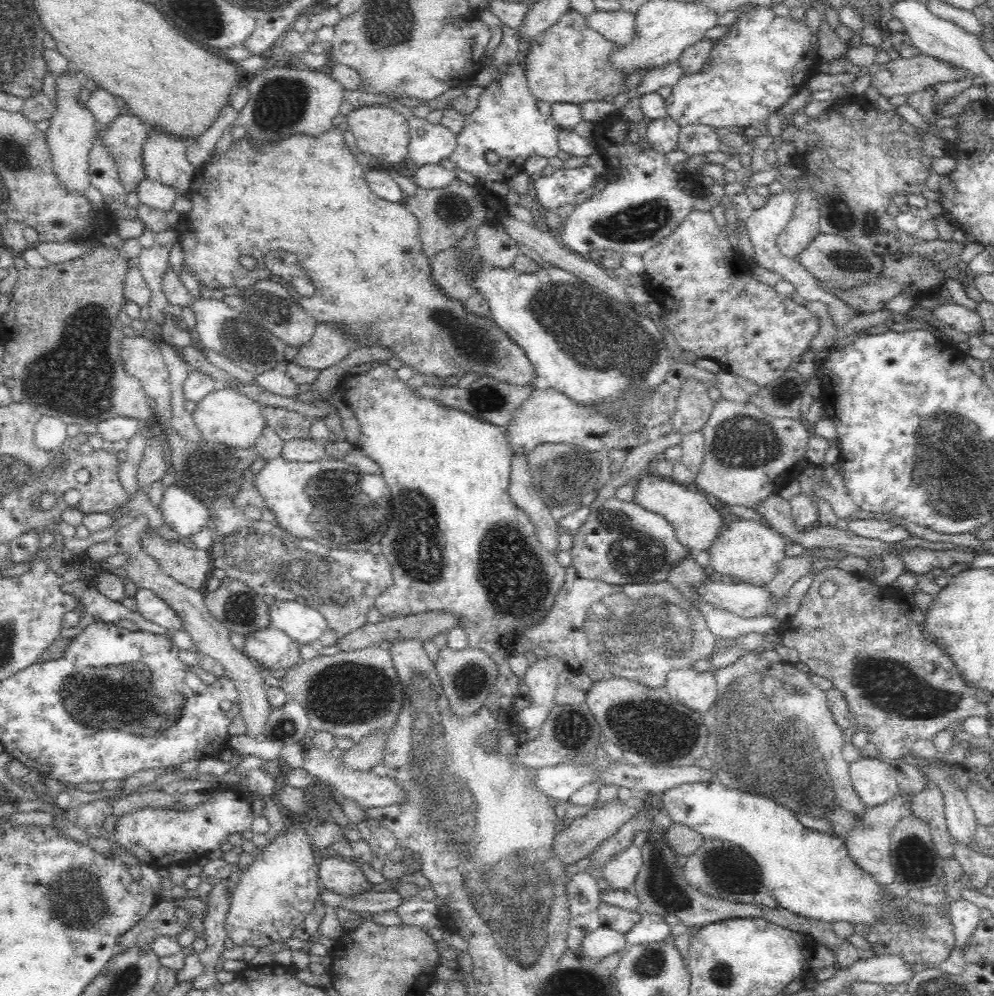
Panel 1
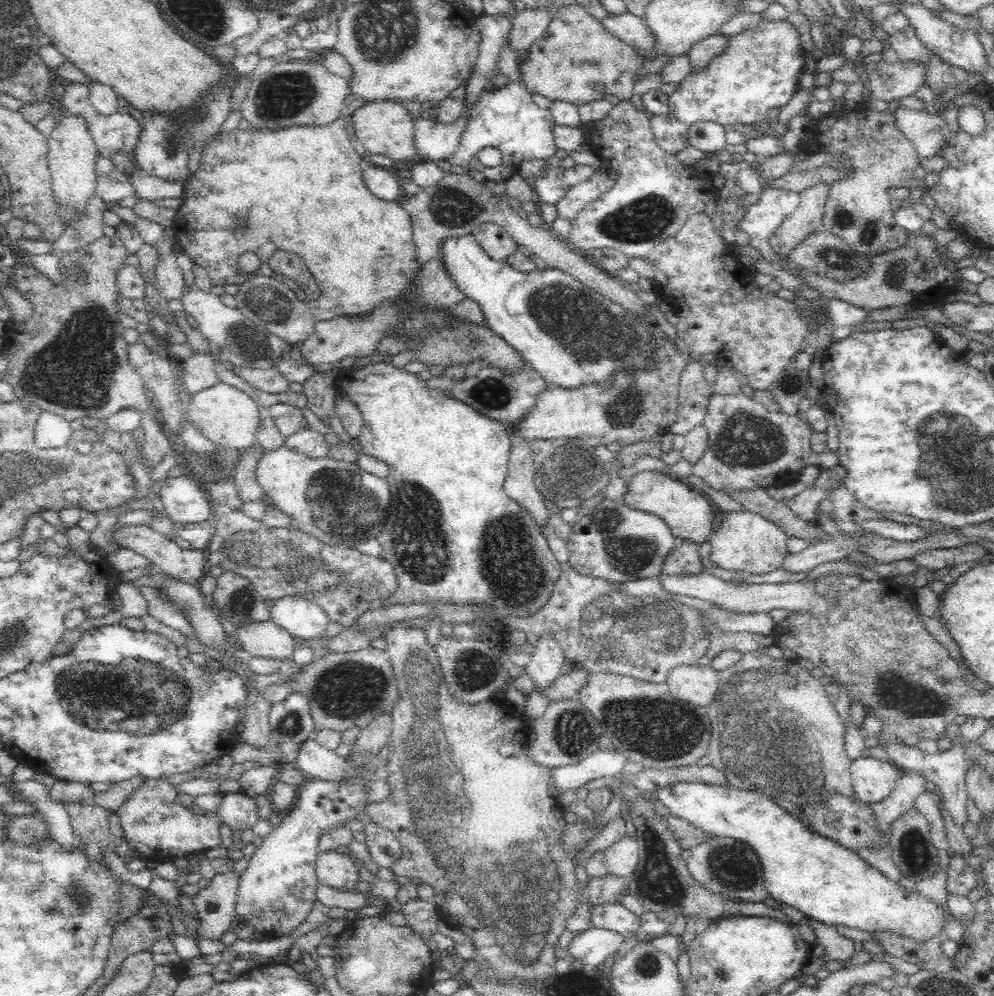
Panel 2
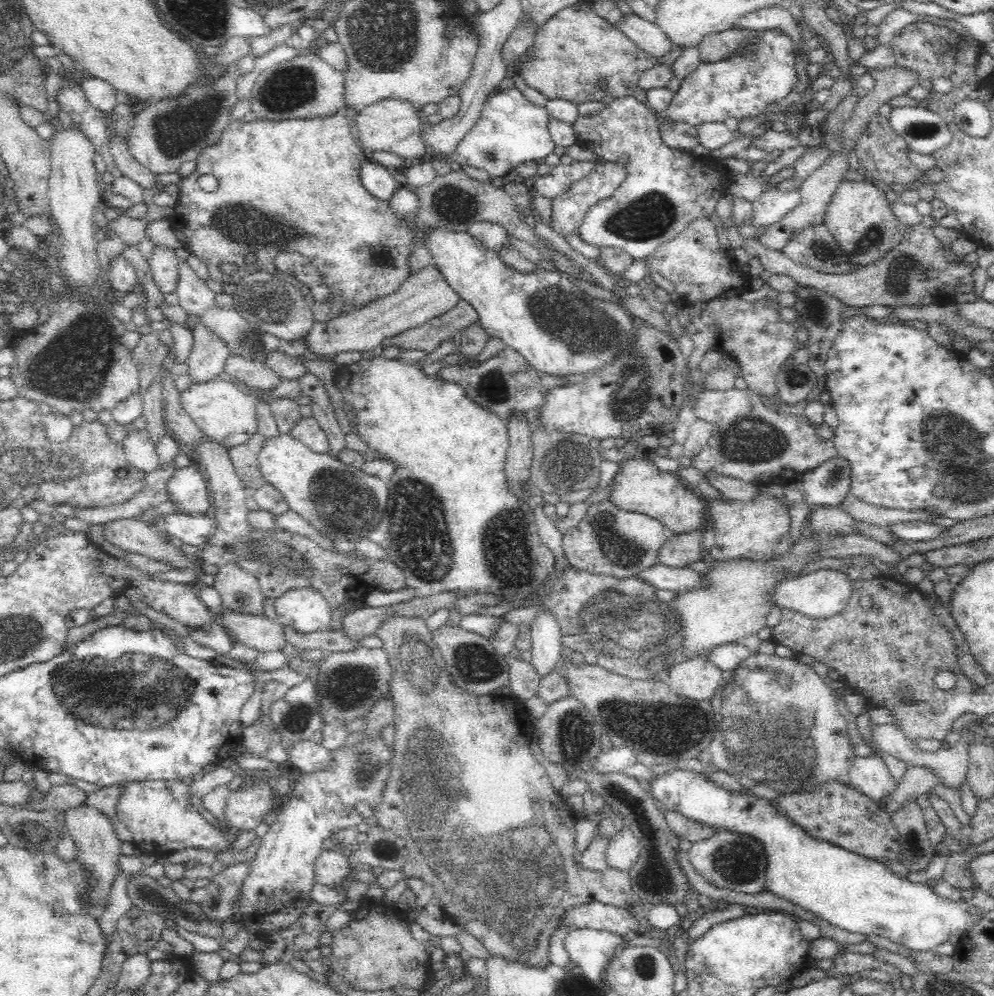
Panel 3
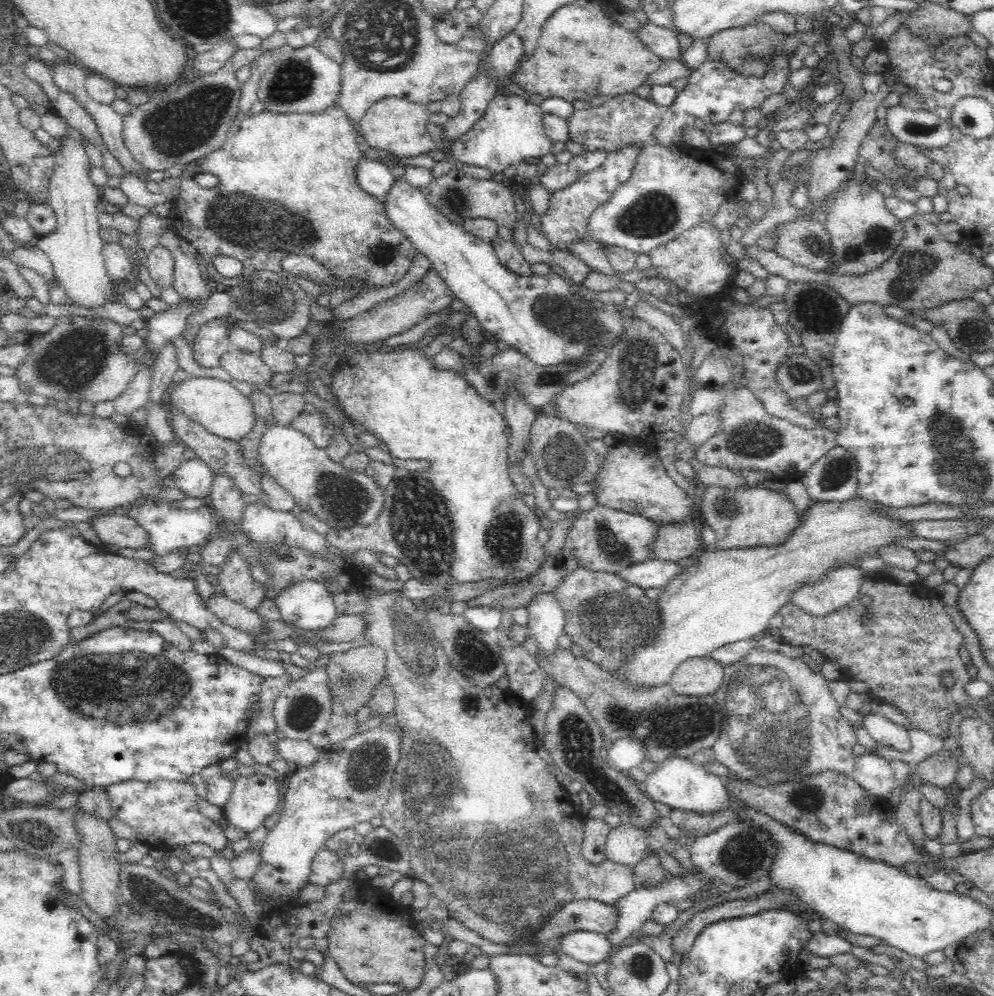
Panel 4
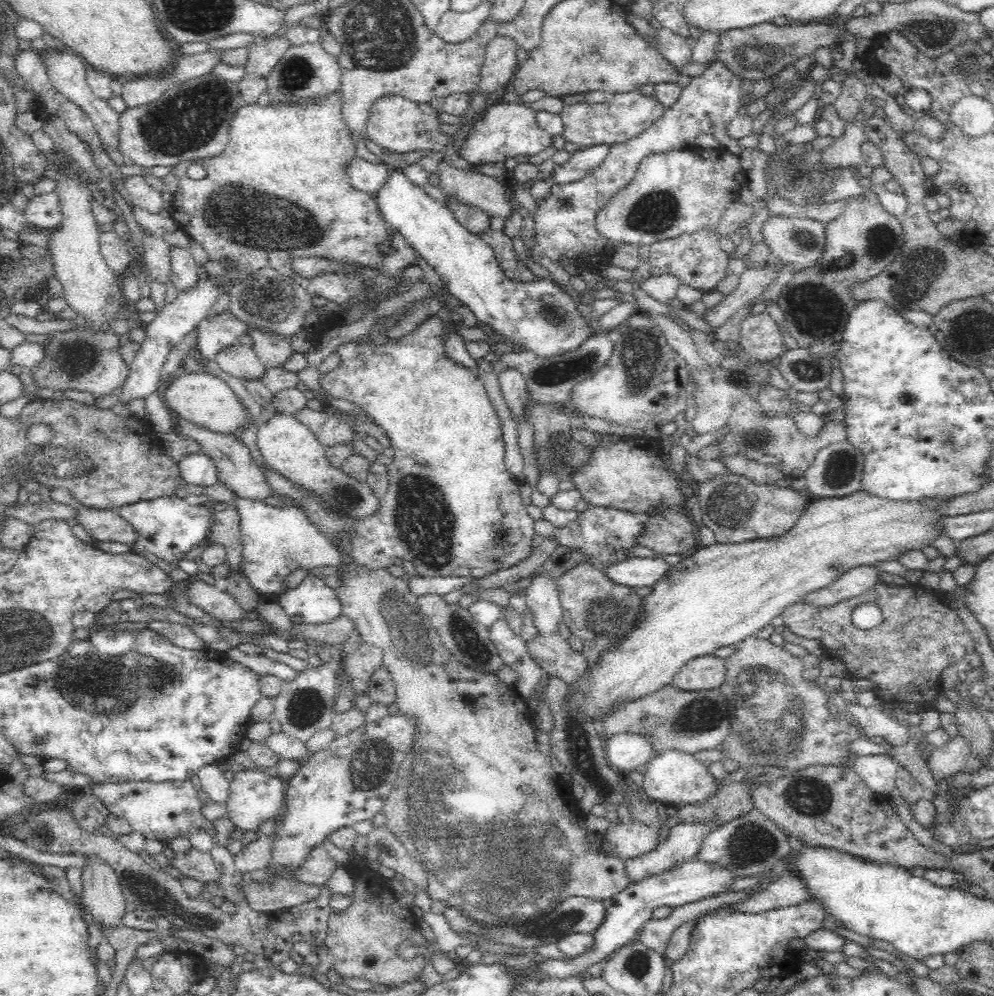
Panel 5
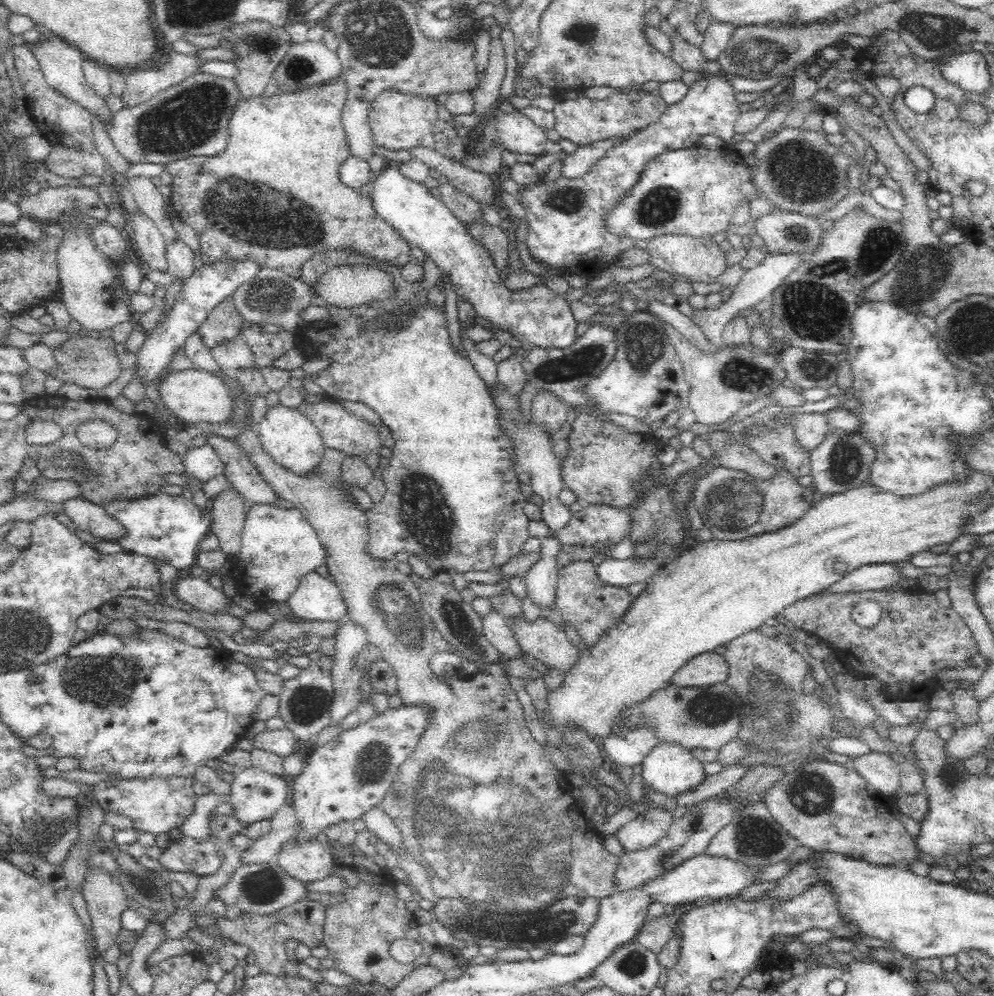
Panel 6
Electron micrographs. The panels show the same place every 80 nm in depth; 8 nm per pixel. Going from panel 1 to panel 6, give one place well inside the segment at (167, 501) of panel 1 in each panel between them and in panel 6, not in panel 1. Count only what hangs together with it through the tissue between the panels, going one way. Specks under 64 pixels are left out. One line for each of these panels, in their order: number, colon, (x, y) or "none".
2: (185, 501)
3: (187, 486)
4: (194, 477)
5: (198, 469)
6: (203, 461)

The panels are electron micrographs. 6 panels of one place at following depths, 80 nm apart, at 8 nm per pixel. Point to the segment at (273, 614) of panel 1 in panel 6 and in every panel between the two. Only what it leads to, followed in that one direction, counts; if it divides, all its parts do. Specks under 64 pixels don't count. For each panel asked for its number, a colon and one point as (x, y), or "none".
2: (302, 618)
3: (305, 609)
4: (309, 605)
5: (313, 601)
6: (317, 598)

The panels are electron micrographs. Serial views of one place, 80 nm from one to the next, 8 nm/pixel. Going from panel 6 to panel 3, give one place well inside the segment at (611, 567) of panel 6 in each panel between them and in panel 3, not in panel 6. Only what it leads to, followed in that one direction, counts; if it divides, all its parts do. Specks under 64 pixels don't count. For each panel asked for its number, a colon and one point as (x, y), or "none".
3: (660, 576)
4: (653, 573)
5: (634, 572)

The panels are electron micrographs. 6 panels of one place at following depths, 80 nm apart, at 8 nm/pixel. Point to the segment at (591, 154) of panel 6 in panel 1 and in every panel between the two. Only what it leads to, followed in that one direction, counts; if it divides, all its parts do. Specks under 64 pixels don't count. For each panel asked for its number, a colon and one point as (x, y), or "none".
1: (561, 187)
2: (550, 188)
3: (560, 177)
4: (560, 175)
5: (580, 162)

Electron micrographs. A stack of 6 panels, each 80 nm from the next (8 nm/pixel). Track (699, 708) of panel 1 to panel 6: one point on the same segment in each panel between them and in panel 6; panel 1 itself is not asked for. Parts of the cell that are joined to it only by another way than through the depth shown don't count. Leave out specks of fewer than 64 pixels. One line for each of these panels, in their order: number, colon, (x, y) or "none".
2: (697, 684)
3: (695, 678)
4: (699, 676)
5: (708, 671)
6: (707, 668)

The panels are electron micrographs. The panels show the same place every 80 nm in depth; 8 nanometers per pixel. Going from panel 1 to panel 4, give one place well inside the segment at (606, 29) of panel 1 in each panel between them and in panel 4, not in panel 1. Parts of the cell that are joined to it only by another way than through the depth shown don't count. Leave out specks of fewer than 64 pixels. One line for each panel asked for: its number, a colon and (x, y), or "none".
2: (629, 28)
3: (648, 36)
4: (663, 42)

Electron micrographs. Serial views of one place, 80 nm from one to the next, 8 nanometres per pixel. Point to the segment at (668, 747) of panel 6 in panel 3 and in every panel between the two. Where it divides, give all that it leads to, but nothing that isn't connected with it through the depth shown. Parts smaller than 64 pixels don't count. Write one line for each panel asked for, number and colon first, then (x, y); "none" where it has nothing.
3: (858, 894)
4: (678, 783)
5: (672, 777)

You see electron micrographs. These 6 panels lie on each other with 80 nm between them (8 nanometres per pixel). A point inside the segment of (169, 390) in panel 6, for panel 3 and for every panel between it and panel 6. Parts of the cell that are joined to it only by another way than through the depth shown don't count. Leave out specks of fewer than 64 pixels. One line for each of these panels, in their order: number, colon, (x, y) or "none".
3: (224, 411)
4: (225, 410)
5: (206, 400)

